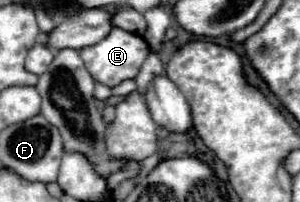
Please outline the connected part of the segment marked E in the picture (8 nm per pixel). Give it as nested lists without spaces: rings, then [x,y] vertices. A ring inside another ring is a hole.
[[[113,27],[105,39],[101,39],[99,43],[95,43],[91,47],[83,47],[79,51],[79,55],[81,55],[81,59],[85,59],[85,67],[89,67],[89,73],[93,75],[93,79],[97,83],[103,83],[107,87],[115,87],[121,81],[137,77],[145,57],[149,55],[149,45],[145,43],[145,39],[141,35]]]

